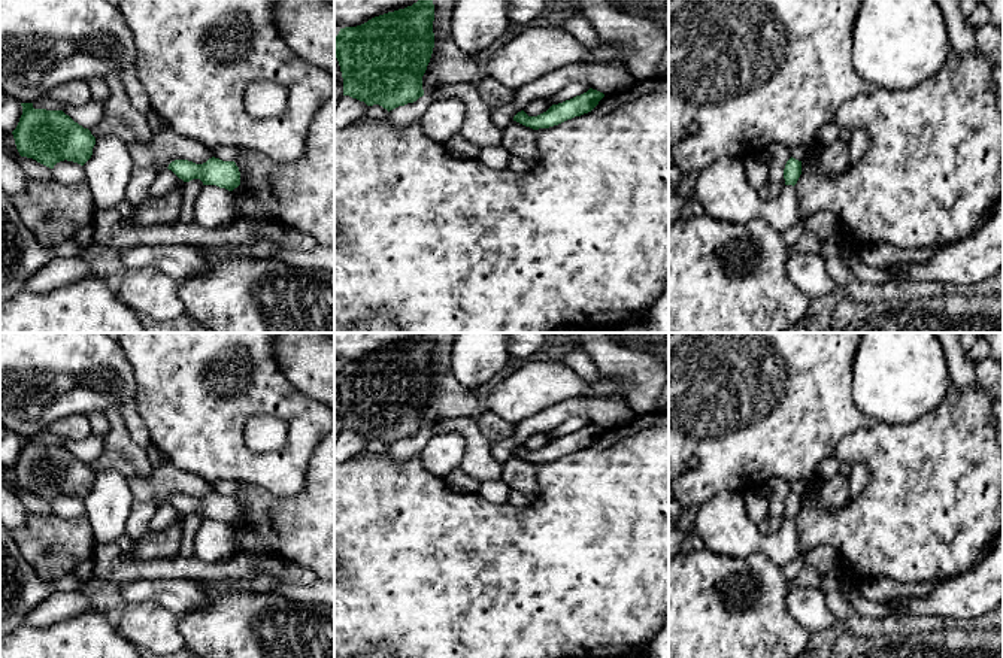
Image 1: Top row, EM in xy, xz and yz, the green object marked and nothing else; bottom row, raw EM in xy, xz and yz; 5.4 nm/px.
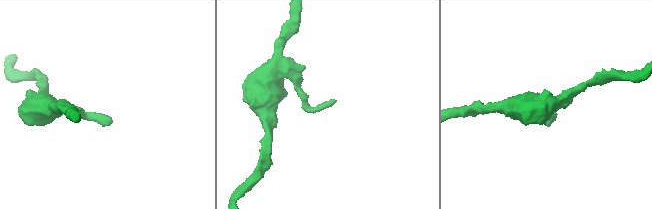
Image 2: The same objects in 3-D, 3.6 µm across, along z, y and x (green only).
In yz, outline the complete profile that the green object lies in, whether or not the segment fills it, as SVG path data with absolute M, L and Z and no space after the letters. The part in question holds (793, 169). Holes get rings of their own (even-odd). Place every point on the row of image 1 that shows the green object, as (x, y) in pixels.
M790 158L784 169L785 185L796 185L802 175L802 161Z

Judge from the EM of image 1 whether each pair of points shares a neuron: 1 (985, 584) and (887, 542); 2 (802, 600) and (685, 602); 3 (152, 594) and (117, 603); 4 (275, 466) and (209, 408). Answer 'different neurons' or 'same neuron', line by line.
1: different neurons
2: different neurons
3: different neurons
4: same neuron

